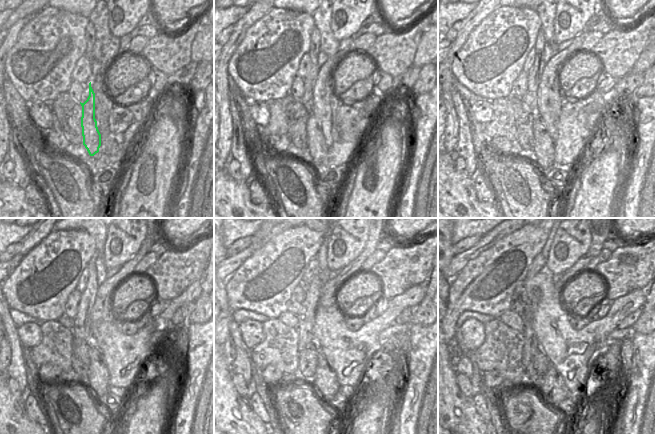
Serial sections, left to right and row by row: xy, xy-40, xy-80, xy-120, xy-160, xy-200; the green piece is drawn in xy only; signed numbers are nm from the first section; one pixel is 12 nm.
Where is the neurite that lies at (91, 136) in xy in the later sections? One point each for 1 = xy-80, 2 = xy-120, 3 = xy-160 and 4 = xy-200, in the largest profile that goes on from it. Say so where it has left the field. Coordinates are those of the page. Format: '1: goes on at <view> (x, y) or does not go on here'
1: goes on at xy-80 (544, 150)
2: goes on at xy-120 (98, 380)
3: goes on at xy-160 (325, 382)
4: goes on at xy-200 (553, 390)

